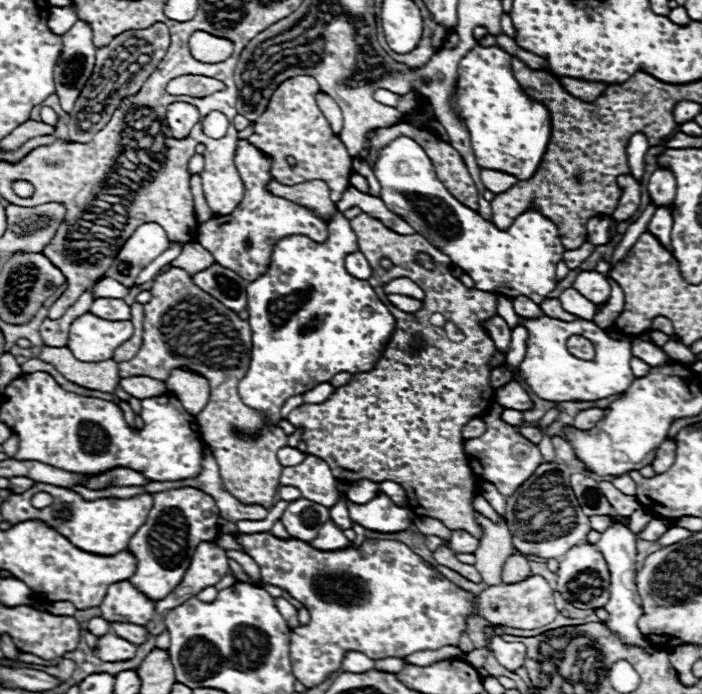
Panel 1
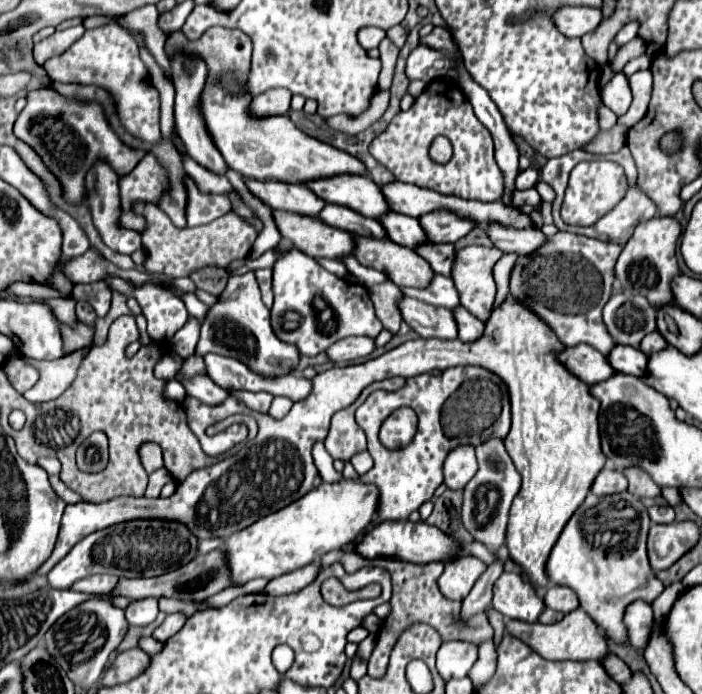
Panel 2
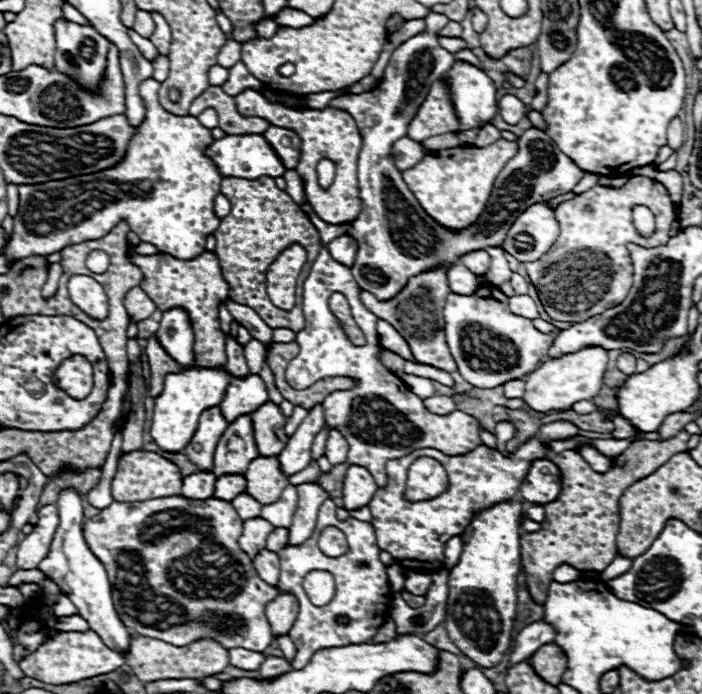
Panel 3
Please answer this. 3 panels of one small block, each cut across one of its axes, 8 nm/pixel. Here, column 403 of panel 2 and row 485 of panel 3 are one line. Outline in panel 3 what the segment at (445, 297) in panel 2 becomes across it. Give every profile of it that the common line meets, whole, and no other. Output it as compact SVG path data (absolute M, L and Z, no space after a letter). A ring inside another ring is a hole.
M288 484L288 488L282 492L282 496L268 504L262 506L262 518L270 520L270 524L274 524L276 528L290 528L294 510L296 510L296 502L298 502L298 494L296 494L296 486Z

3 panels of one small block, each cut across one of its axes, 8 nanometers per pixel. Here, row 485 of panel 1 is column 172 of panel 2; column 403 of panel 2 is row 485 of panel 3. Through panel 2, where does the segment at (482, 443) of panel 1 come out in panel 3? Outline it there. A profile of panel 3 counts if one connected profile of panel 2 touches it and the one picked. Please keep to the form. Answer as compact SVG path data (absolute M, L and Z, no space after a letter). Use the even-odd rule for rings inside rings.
M350 466L344 478L344 508L358 510L362 506L368 506L376 490L378 486L366 468Z

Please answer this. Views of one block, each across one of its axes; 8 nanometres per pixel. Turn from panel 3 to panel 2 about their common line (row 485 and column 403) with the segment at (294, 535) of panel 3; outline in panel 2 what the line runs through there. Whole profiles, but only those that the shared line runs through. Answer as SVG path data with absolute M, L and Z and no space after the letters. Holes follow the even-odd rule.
M404 298L400 302L400 312L404 322L422 338L446 338L446 340L458 338L458 324L454 322L452 310L434 308L426 302Z

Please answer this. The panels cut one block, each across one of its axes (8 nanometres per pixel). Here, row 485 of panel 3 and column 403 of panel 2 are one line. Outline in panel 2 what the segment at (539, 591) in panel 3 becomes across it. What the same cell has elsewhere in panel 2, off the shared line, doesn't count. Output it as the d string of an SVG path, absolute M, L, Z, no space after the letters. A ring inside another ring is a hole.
M334 550L334 552L328 552L324 554L322 558L322 568L326 568L328 564L332 564L334 560L340 560L344 564L344 570L346 572L356 572L360 570L362 566L382 566L382 568L388 568L390 576L392 576L392 582L394 582L394 588L392 588L392 612L390 616L384 620L380 632L378 632L378 644L374 648L374 654L368 662L368 676L372 678L382 678L384 672L386 672L386 666L388 666L388 658L390 658L390 652L394 648L394 642L400 638L402 630L406 630L410 624L416 624L416 622L424 622L424 624L430 624L434 630L438 630L442 642L452 642L452 640L466 640L466 642L472 642L476 646L480 646L482 642L486 640L492 640L494 638L494 632L492 632L492 626L486 618L484 612L476 614L474 618L468 620L468 624L460 624L458 622L458 614L460 614L460 602L454 602L454 600L448 600L446 596L442 596L442 592L438 590L438 578L444 570L444 564L442 562L432 562L432 564L426 564L426 566L418 566L418 564L410 564L410 562L402 562L402 560L392 560L392 558L374 558L374 560L366 560L366 558L360 558L356 552L342 552L342 550Z

